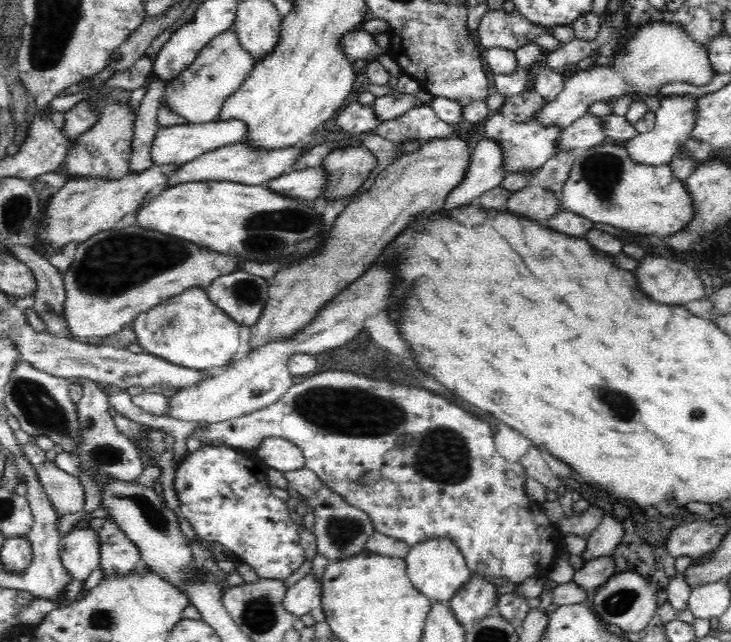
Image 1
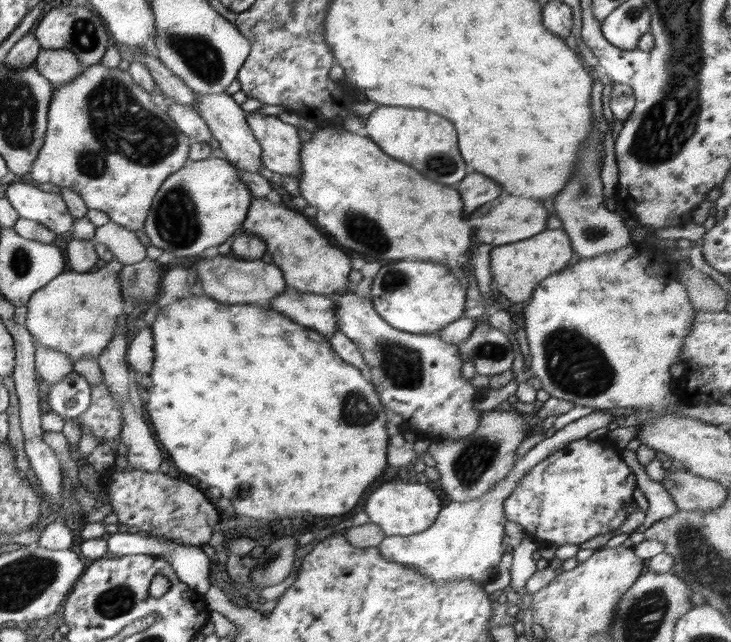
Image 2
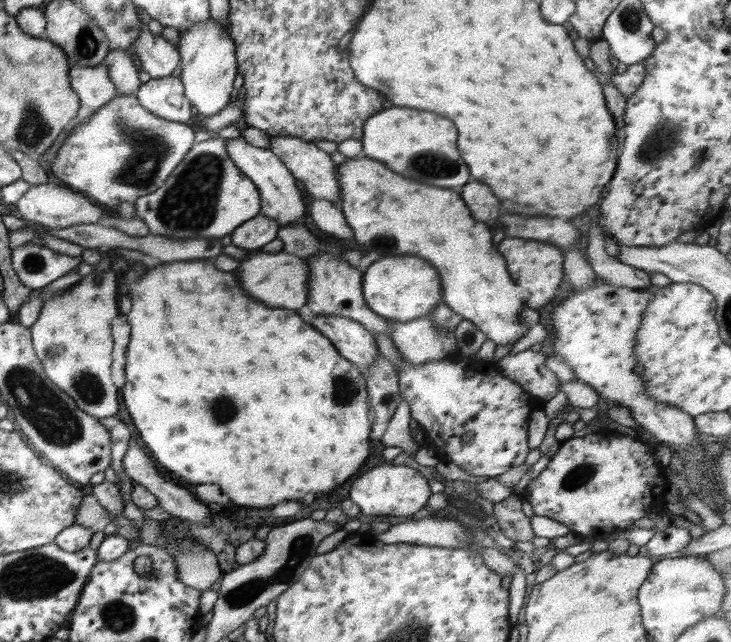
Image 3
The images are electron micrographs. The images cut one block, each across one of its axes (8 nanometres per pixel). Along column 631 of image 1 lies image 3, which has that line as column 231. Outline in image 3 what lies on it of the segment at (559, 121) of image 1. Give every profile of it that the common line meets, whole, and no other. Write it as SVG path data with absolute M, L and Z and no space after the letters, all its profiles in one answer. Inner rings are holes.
M212 18L206 22L198 22L188 30L180 32L176 48L181 57L182 72L179 77L183 84L184 96L192 106L205 117L215 115L226 108L234 90L234 78L238 73L236 46L230 38L229 30Z

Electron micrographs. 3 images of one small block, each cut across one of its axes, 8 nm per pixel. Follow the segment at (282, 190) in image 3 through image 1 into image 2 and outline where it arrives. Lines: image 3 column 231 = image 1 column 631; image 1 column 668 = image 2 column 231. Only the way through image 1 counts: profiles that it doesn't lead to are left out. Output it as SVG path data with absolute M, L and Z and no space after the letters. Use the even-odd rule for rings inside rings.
M226 92L214 94L198 93L195 98L195 110L208 125L213 134L215 144L222 149L222 152L226 155L226 160L232 162L236 168L240 167L260 174L258 169L263 168L260 158L262 152L260 143L250 130L246 120L247 113L232 99L232 96Z

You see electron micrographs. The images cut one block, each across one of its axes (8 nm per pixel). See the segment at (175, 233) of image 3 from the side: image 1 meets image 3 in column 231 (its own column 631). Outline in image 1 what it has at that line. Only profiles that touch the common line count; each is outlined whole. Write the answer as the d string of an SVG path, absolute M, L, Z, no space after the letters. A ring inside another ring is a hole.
M626 142L602 144L583 151L572 164L560 196L560 210L582 215L593 223L602 222L635 234L654 234L661 239L678 234L694 218L694 201L686 189L685 181L674 177L668 162L661 165L636 164L626 151Z

